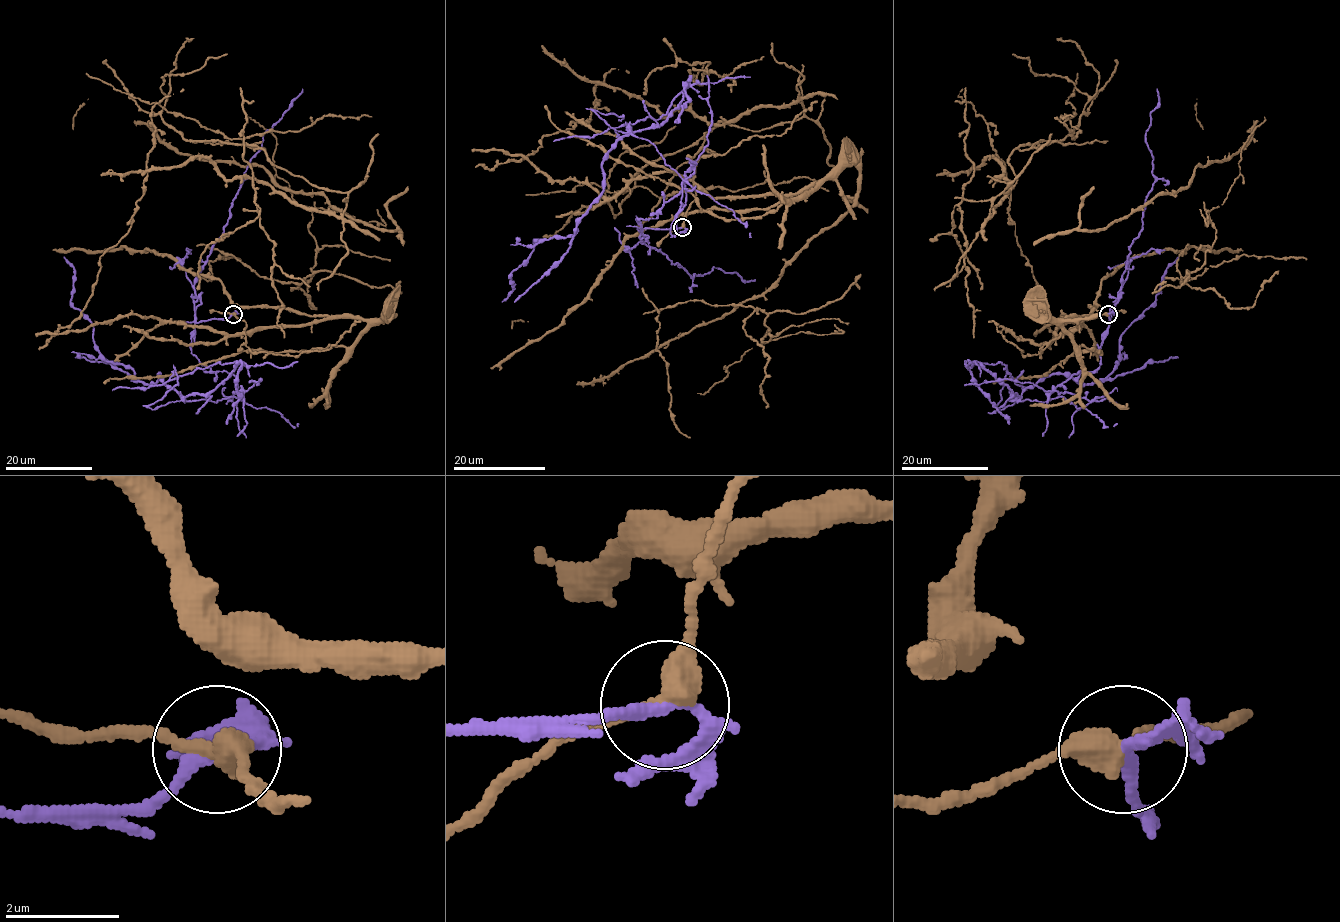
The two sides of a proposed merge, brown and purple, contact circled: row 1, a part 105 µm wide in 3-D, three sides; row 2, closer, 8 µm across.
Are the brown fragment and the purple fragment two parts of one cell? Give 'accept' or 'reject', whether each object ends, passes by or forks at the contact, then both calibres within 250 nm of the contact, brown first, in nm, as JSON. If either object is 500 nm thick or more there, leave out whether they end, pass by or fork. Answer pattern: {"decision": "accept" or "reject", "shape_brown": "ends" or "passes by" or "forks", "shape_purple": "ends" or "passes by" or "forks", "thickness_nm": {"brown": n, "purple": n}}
{"decision": "reject", "shape_brown": "passes by", "shape_purple": "passes by", "thickness_nm": {"brown": 400, "purple": 200}}

